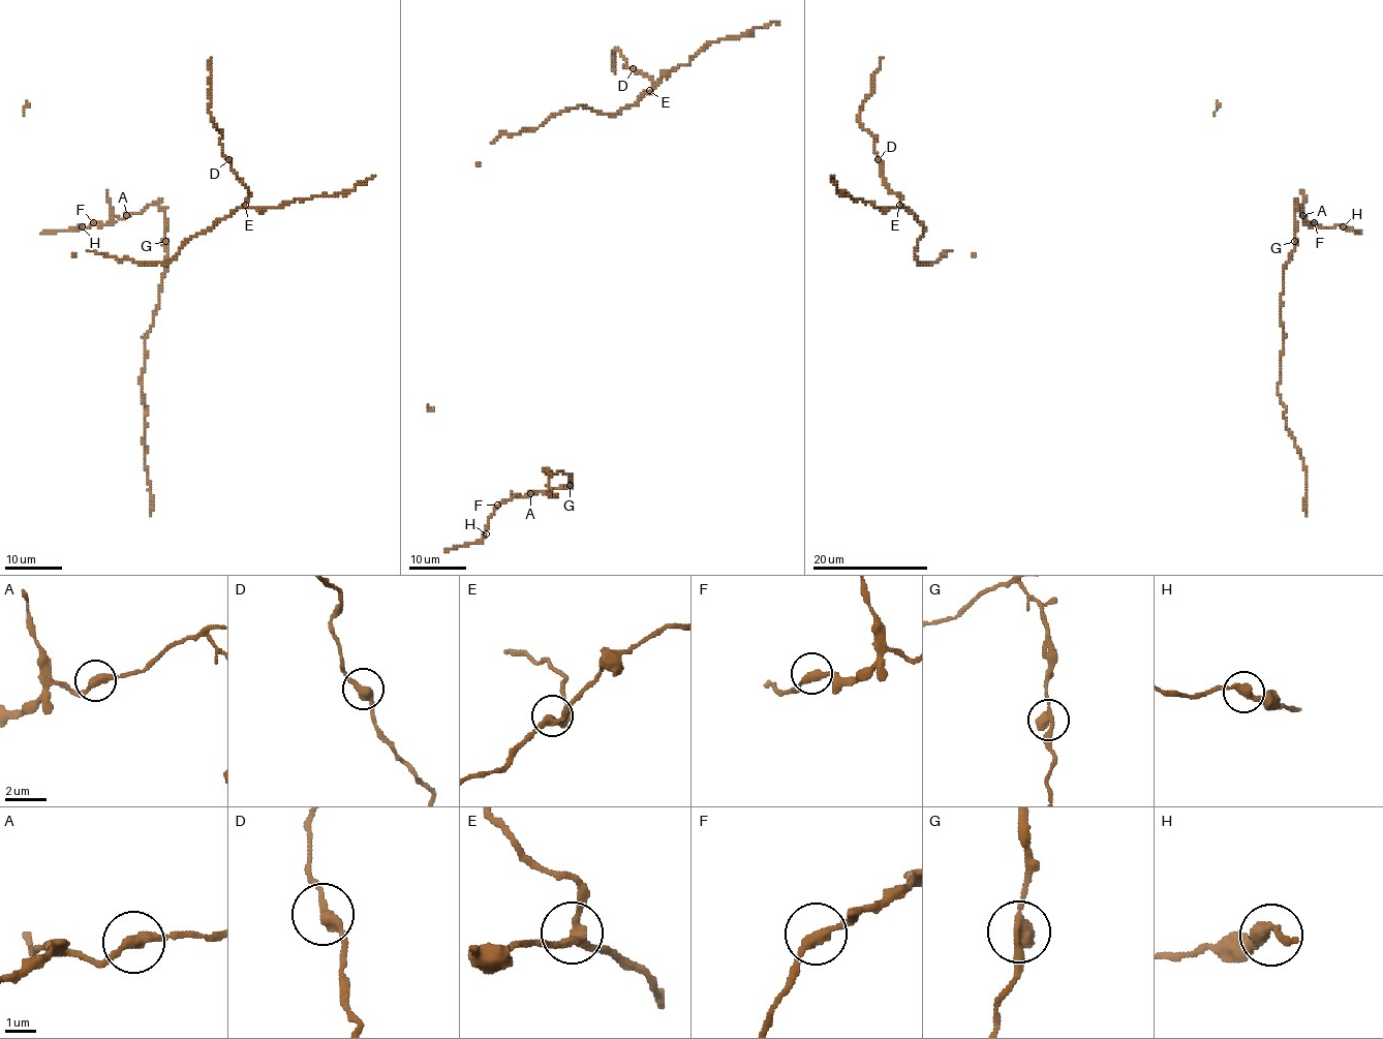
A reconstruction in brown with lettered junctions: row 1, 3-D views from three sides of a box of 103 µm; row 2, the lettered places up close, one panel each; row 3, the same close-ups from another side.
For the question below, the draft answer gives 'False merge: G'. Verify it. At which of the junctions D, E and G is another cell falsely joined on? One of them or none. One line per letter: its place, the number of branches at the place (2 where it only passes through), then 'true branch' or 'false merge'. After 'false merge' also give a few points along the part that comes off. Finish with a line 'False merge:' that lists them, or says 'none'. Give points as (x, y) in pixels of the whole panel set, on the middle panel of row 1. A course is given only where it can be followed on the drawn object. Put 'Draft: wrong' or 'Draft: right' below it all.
D: at (633, 68); 2 branches meet; true branch
E: at (649, 90); 3 branches meet; true branch
G: at (570, 485); 2 branches meet; false merge; foreign part runs (570, 485), (504, 500), (495, 509), (486, 533), (481, 540), (446, 551)
False merge: G
Draft: right

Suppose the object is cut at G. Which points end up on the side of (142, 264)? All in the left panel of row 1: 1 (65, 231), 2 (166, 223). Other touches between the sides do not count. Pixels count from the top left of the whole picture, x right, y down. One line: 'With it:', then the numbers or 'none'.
With it: none

